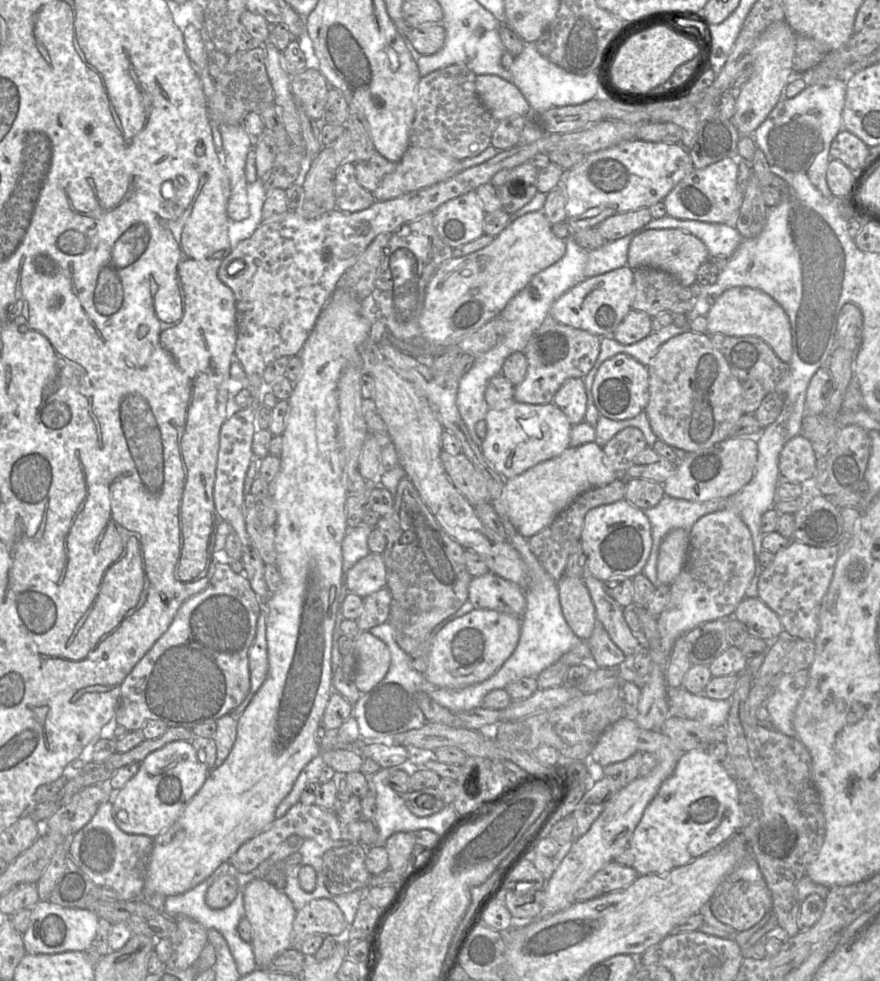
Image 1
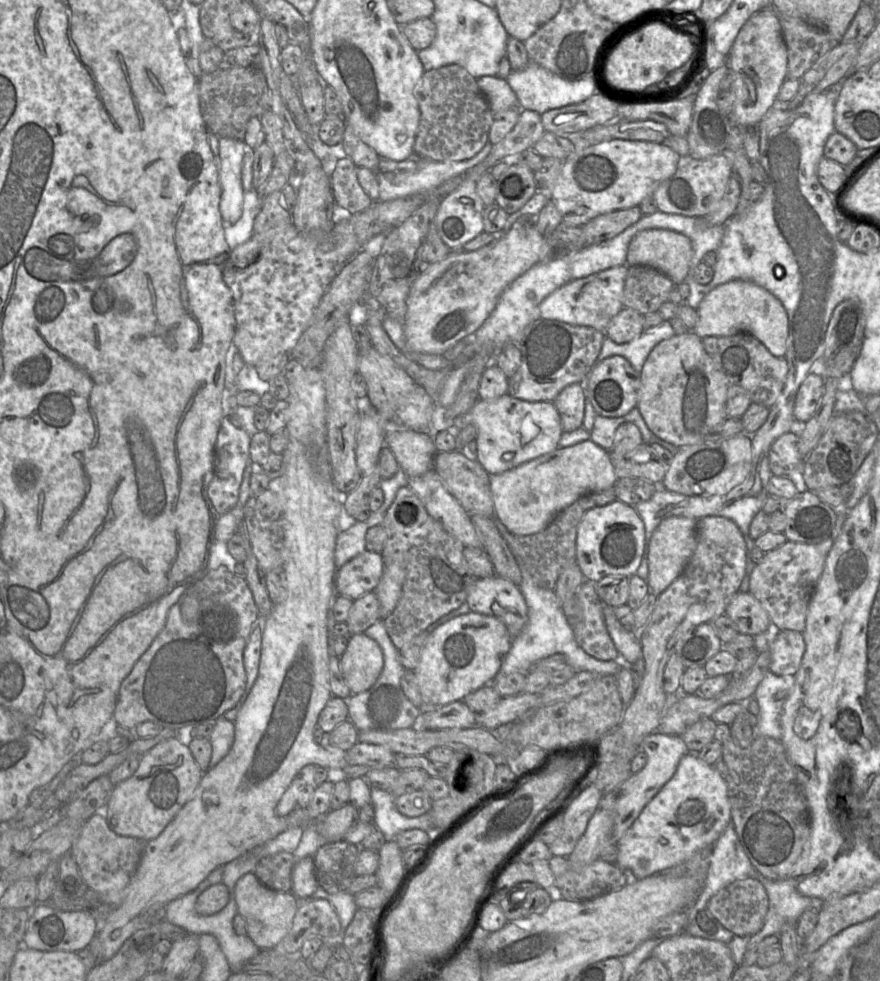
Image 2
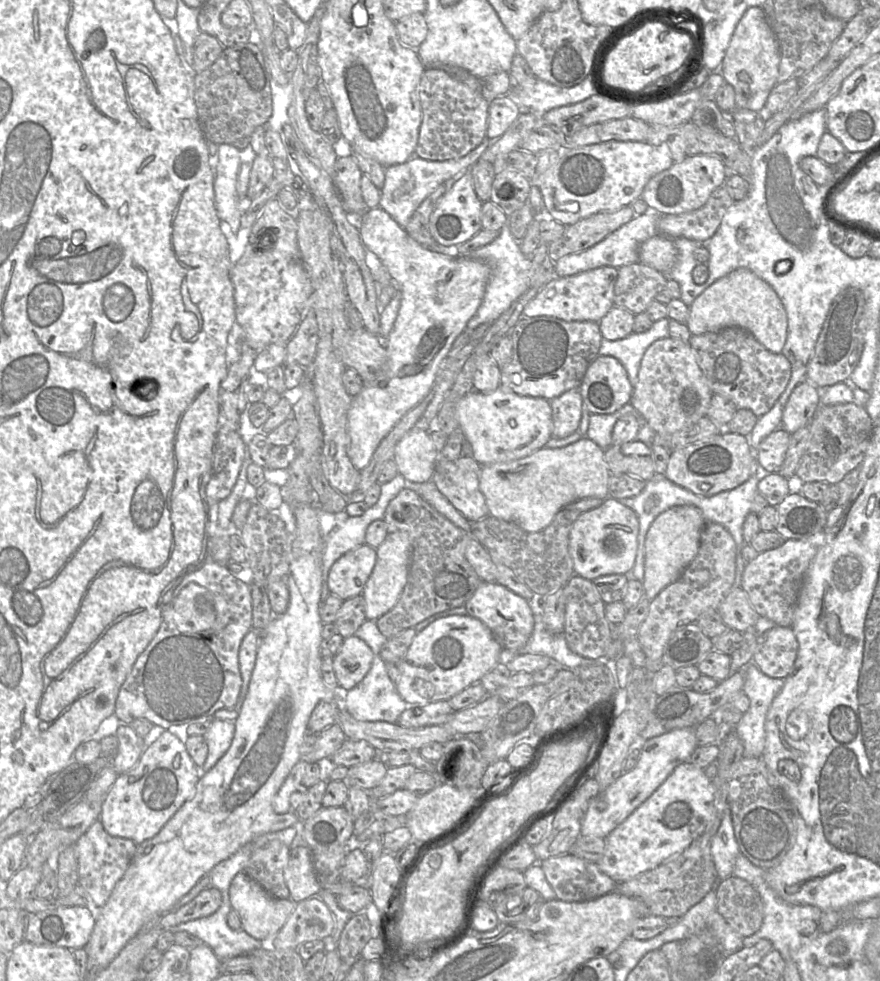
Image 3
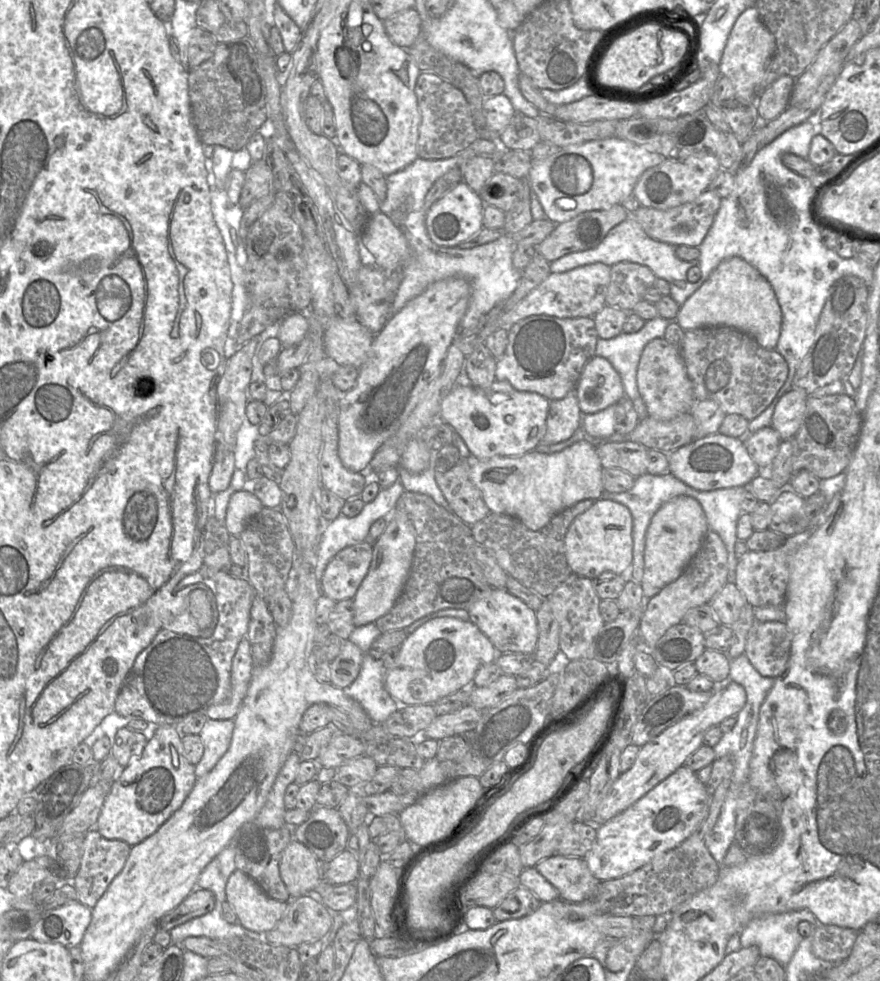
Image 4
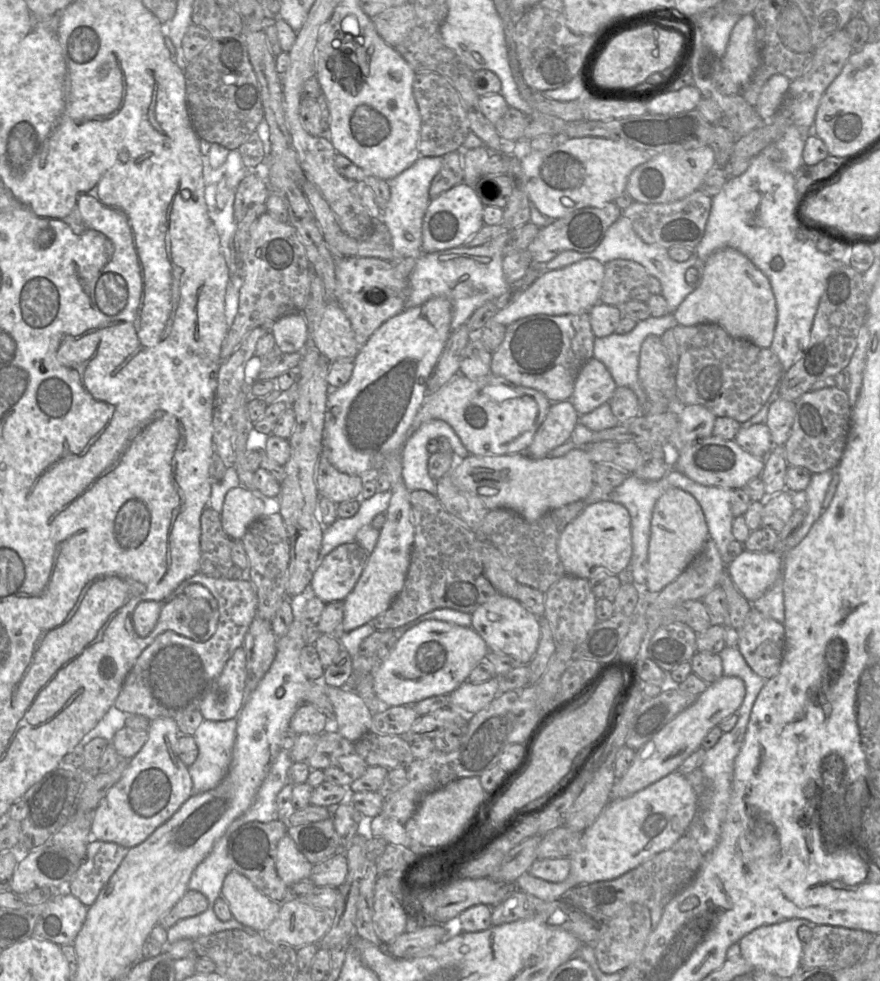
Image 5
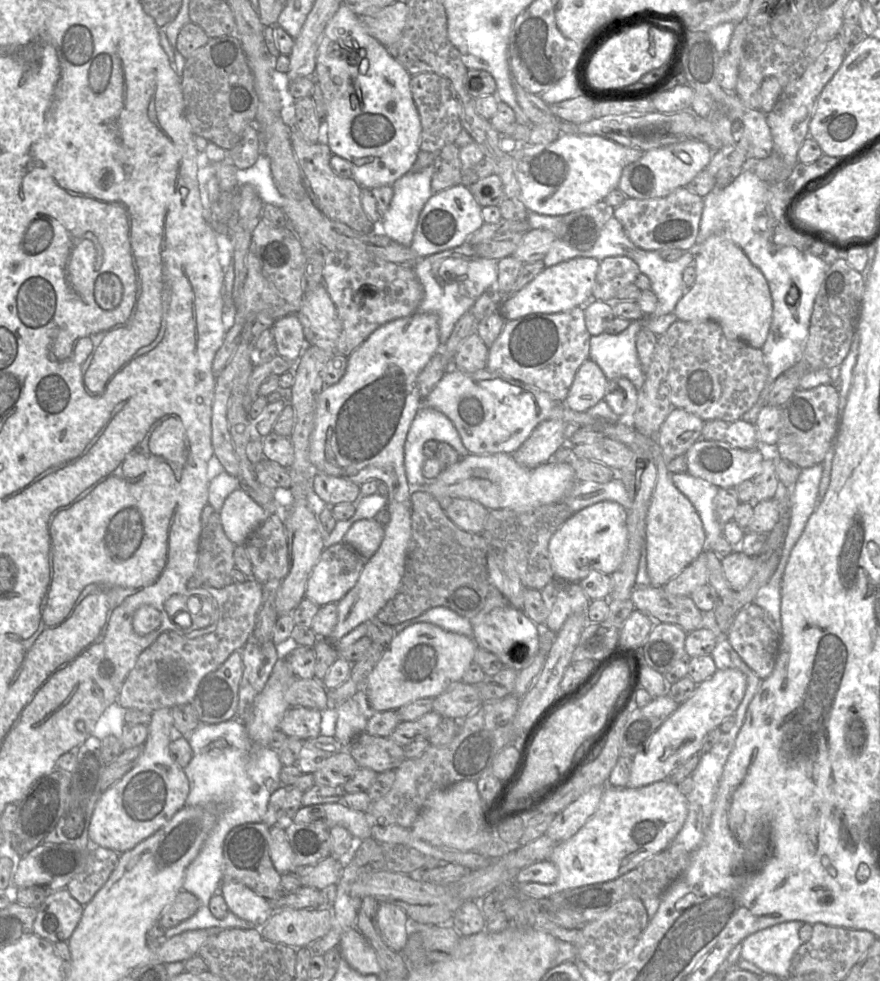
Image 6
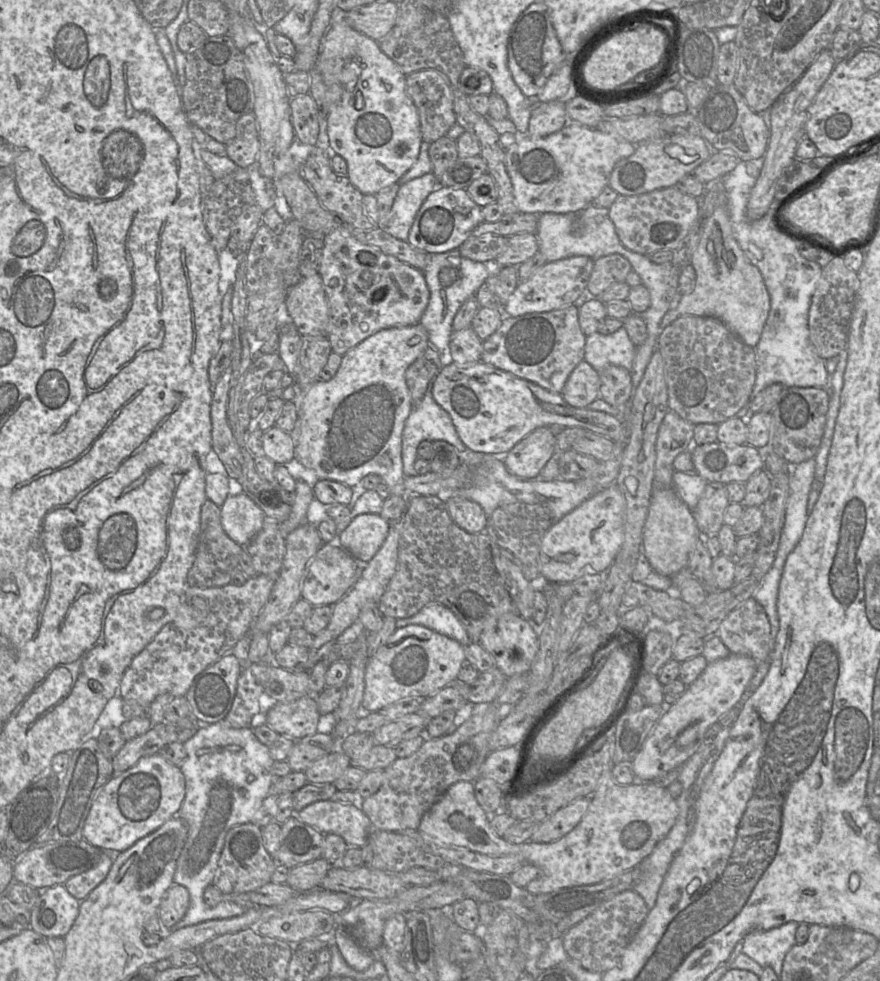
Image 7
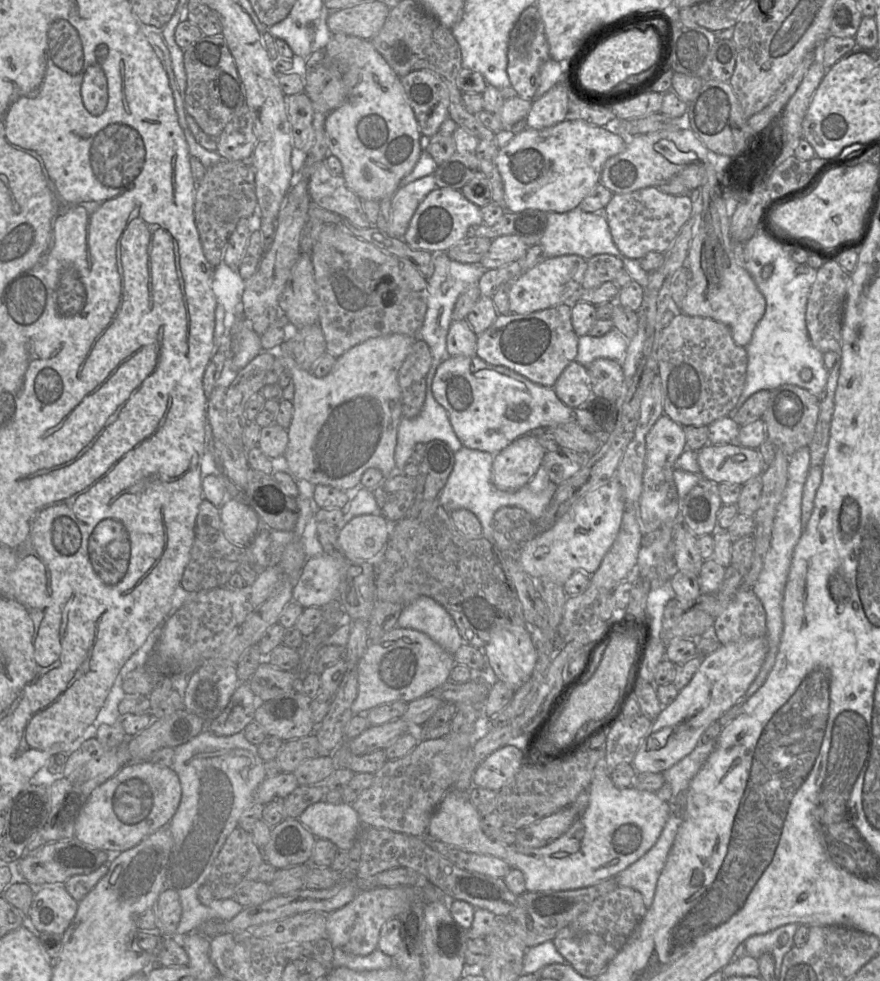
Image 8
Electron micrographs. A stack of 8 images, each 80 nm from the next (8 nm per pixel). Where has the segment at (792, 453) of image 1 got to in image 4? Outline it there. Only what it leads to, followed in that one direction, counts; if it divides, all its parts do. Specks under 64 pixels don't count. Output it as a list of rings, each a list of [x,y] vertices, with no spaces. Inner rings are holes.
[[[771,426],[763,427],[743,439],[749,455],[763,472],[772,464],[781,442],[780,434]]]

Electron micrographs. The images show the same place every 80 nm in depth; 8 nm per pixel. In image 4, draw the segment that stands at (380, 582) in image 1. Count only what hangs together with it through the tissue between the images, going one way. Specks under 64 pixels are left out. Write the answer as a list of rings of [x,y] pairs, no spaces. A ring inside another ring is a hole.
[[[373,543],[348,546],[330,560],[320,581],[323,595],[336,602],[354,598],[369,571]]]

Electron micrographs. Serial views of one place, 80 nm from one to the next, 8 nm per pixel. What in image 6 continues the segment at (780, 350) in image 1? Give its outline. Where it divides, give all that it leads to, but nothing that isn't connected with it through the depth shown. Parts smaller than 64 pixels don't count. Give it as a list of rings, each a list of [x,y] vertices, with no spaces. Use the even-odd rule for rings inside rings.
[[[723,233],[709,236],[690,250],[695,256],[696,280],[676,304],[674,314],[678,320],[715,321],[727,338],[742,340],[751,347],[761,349],[767,339],[773,314],[770,289],[762,272]]]

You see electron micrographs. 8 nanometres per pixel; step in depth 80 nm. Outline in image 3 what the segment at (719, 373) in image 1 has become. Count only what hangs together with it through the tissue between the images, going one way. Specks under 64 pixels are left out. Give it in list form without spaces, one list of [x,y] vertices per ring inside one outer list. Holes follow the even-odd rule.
[[[668,337],[655,341],[644,353],[630,403],[651,429],[666,435],[707,416],[713,395],[690,344]]]

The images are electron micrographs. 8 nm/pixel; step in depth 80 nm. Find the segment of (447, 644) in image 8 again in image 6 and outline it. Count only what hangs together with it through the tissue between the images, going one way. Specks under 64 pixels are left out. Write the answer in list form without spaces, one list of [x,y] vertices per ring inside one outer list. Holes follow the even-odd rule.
[[[433,607],[419,615],[418,617],[406,620],[400,624],[392,626],[395,633],[403,631],[405,628],[417,623],[431,623],[446,631],[462,634],[473,638],[473,627],[471,621],[460,616],[447,607]]]

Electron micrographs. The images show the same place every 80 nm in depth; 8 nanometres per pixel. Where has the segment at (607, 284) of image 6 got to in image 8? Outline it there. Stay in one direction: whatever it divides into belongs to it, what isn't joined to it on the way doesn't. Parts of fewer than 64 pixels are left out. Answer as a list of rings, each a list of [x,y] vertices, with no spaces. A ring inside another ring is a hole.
[[[598,254],[587,260],[587,269],[581,283],[584,289],[598,287],[604,282],[613,281],[624,269],[623,262],[611,254]]]

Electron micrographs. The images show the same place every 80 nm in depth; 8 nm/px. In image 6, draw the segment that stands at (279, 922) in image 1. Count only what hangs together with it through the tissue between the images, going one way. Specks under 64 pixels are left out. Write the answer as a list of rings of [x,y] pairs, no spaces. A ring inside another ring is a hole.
[[[223,882],[217,893],[222,895],[230,912],[256,927],[264,925],[275,912],[268,900],[239,882]]]

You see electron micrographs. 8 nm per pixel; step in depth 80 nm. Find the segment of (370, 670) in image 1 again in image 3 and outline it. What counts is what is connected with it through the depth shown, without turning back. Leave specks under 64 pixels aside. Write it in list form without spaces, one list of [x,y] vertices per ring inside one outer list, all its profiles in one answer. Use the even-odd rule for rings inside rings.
[[[355,635],[345,638],[340,652],[333,659],[339,686],[350,690],[358,685],[369,672],[373,658],[374,653],[365,641]]]

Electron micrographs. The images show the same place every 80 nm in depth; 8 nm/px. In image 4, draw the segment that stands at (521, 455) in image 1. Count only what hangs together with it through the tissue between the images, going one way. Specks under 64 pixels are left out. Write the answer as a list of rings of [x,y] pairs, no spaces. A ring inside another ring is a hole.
[[[462,379],[443,399],[438,420],[453,427],[478,461],[517,456],[533,451],[541,444],[547,429],[549,404],[546,397],[516,390],[507,381],[495,380],[488,387],[478,387]]]

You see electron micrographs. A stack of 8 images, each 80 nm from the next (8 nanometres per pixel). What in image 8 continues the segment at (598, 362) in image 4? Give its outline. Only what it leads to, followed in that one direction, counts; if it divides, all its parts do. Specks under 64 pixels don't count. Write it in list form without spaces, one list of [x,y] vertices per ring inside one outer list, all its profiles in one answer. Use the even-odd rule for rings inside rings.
[[[572,361],[556,380],[553,390],[557,397],[572,408],[587,406],[595,399],[590,388],[590,378],[585,366]]]

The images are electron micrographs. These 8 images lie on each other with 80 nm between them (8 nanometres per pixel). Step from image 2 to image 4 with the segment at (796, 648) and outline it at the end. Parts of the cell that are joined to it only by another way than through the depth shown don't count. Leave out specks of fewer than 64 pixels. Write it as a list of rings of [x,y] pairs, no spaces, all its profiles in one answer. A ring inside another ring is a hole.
[[[754,621],[745,646],[745,654],[764,677],[784,674],[790,658],[792,636],[786,622]]]

